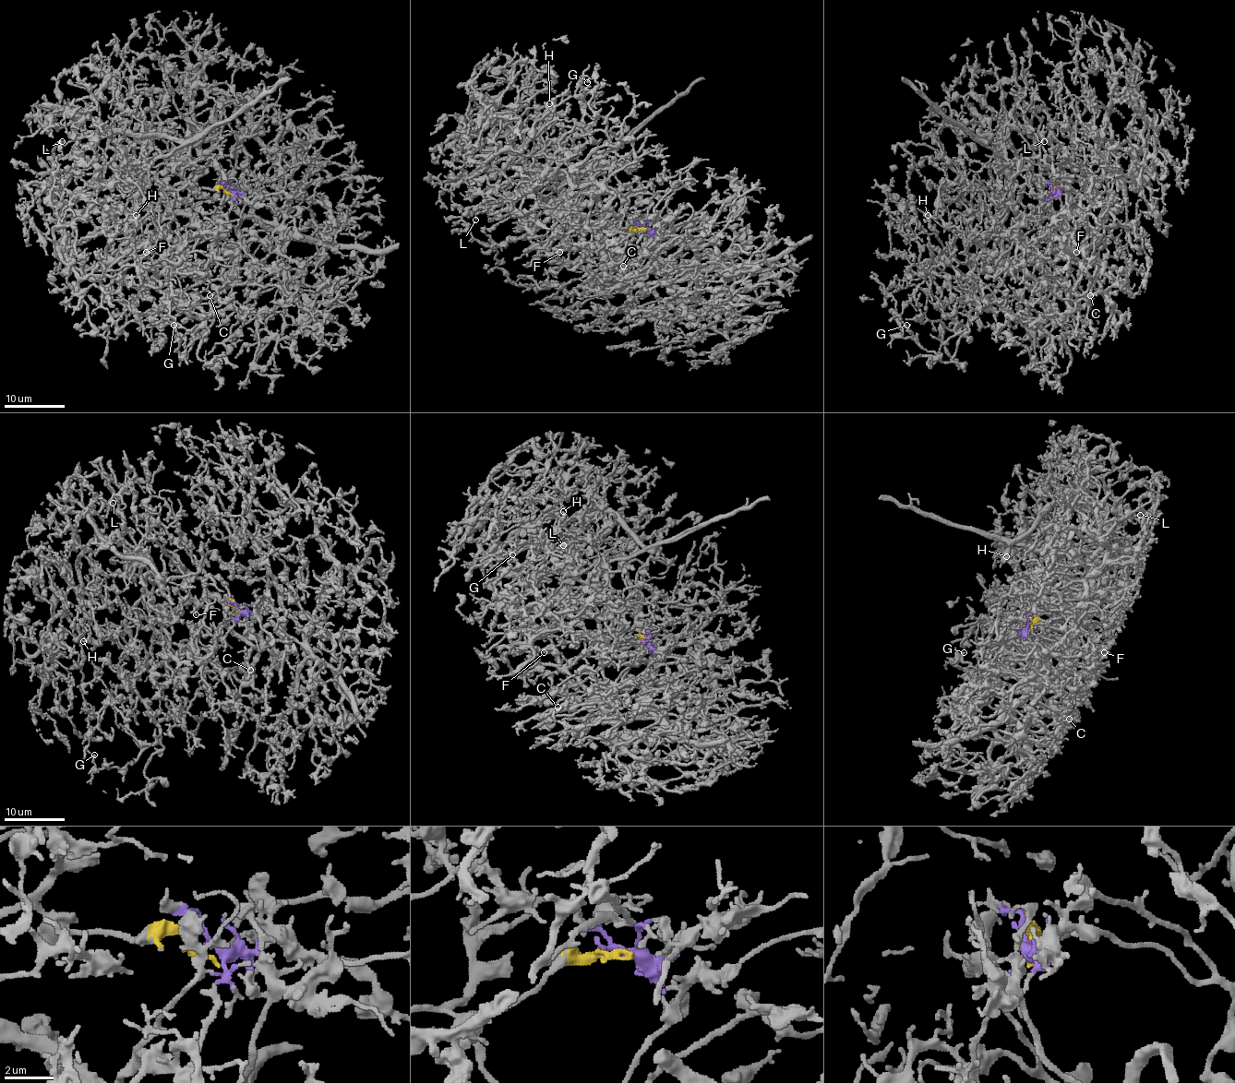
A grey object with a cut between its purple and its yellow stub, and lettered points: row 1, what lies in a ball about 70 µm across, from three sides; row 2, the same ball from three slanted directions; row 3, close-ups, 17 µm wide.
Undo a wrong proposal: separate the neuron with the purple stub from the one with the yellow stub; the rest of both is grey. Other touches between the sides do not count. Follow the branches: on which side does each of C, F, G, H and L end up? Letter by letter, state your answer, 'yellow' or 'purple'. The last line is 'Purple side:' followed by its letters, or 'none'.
C: yellow
F: yellow
G: purple
H: purple
L: purple
Purple side: G, H, L

